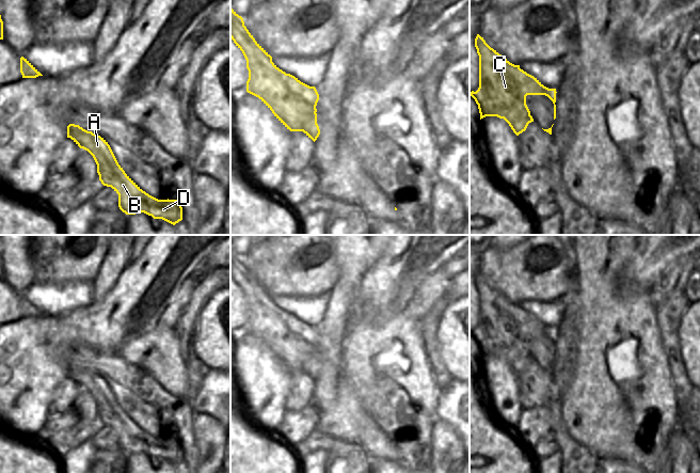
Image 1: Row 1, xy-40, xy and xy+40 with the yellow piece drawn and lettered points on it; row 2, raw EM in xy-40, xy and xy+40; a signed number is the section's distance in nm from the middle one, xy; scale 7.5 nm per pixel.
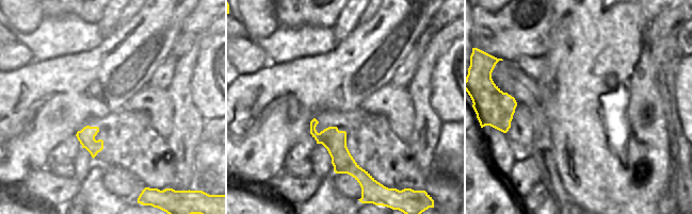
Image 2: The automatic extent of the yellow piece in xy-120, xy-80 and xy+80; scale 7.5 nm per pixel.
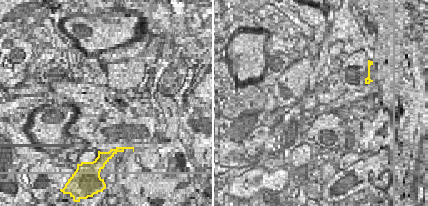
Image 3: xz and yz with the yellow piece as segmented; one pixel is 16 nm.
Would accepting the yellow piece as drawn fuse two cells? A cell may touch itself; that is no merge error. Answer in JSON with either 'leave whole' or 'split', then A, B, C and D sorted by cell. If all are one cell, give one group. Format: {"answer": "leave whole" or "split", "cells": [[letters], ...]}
{"answer": "split", "cells": [["A", "B", "D"], ["C"]]}

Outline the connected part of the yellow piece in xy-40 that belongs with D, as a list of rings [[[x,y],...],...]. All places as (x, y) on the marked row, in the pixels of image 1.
[[[75,124],[67,126],[67,138],[93,156],[97,164],[99,180],[118,194],[118,207],[123,212],[126,215],[144,212],[173,225],[182,220],[180,202],[169,199],[158,200],[143,191],[118,164],[104,138]]]

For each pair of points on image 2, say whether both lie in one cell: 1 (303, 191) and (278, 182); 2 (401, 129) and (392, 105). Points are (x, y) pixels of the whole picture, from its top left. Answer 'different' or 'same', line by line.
1: same
2: same

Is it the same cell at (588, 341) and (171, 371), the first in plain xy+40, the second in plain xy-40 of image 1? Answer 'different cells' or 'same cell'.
same cell

